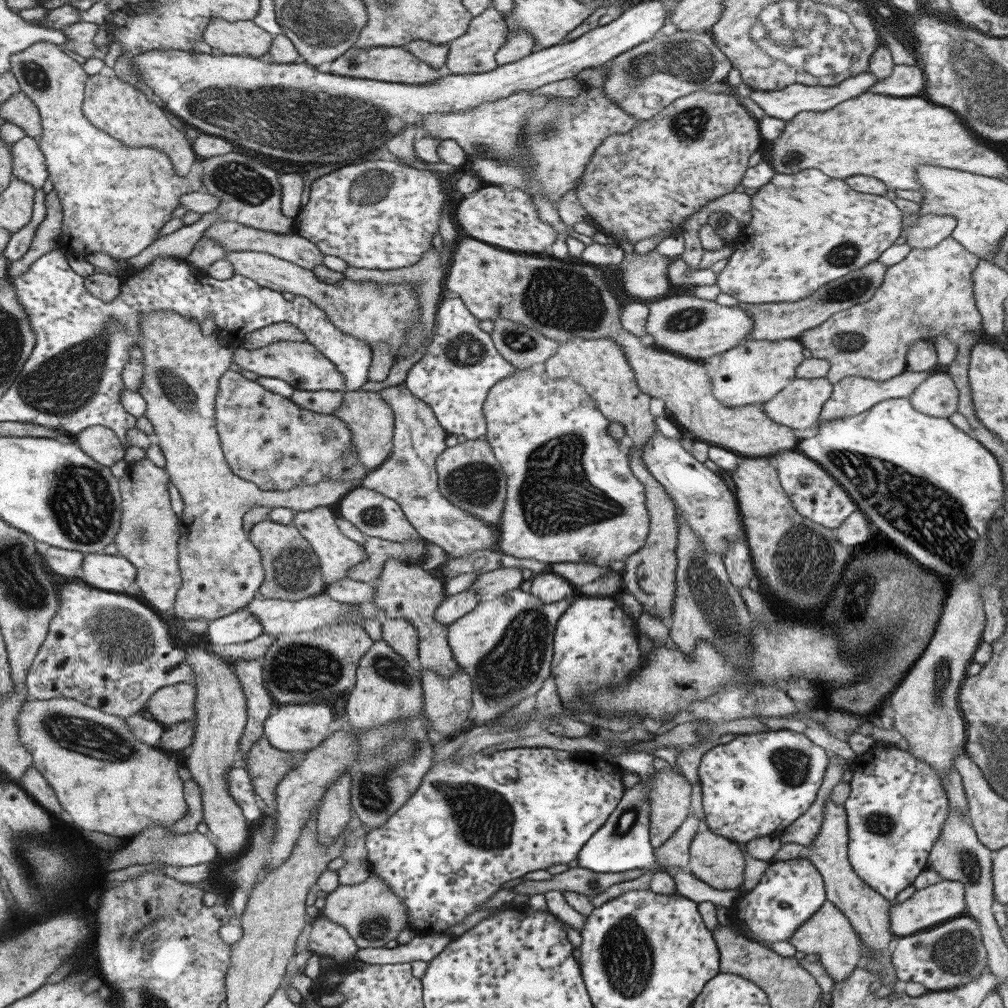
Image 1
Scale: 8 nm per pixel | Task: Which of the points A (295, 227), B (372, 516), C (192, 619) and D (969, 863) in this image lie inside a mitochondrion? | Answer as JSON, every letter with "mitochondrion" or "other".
{"A":"other","B":"mitochondrion","C":"other","D":"mitochondrion"}

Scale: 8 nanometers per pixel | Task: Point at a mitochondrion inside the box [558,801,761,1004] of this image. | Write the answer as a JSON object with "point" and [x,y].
{"point":[626,957]}

